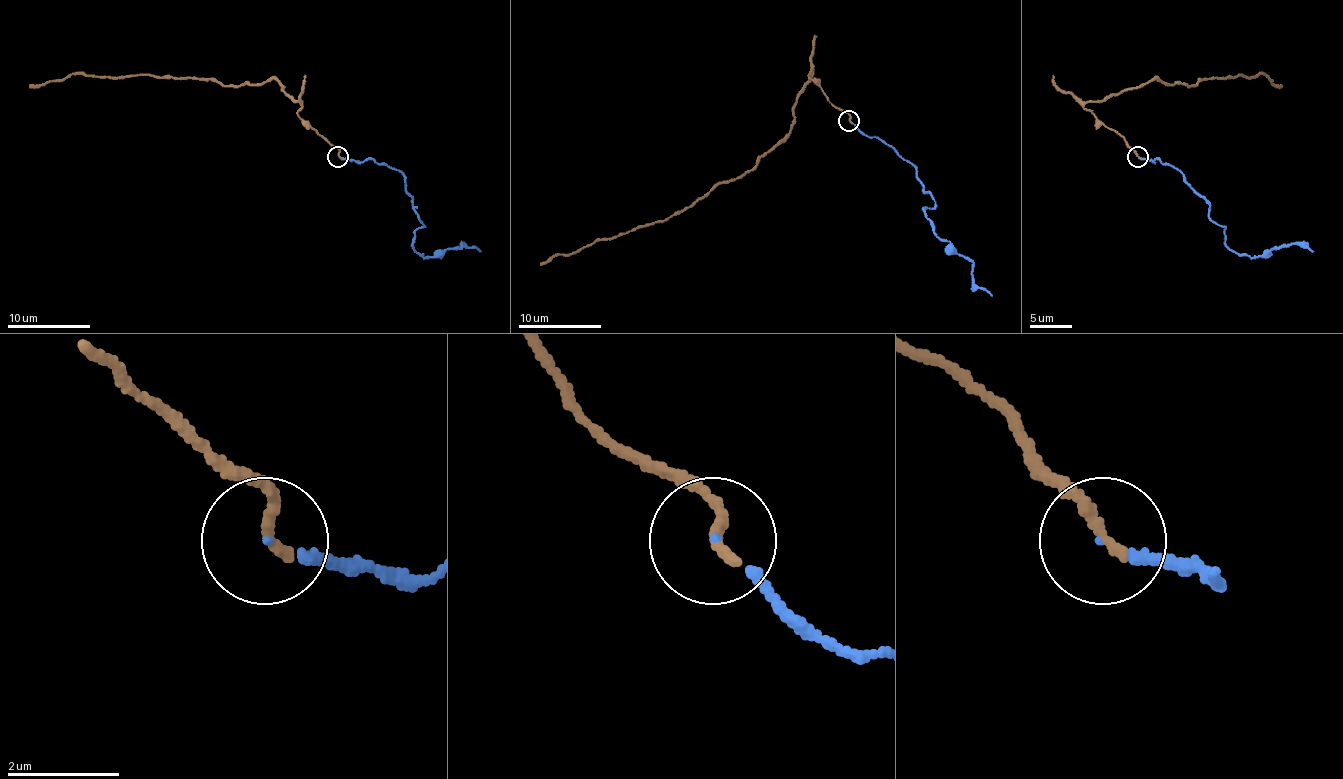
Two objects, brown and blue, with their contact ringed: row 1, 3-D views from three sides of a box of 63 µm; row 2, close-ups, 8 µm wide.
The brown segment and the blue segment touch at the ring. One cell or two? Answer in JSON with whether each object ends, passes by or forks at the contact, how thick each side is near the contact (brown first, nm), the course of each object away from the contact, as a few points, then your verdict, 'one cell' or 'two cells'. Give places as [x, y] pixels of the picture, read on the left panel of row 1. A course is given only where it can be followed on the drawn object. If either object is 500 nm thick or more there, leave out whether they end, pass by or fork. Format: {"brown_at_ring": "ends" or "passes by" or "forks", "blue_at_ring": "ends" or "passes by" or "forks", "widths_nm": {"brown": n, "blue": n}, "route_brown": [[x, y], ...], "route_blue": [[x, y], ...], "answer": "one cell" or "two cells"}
{"brown_at_ring": "ends", "blue_at_ring": "ends", "widths_nm": {"brown": 240, "blue": 60}, "route_brown": [[338, 156], [338, 149], [299, 116], [301, 101], [274, 78], [224, 85], [151, 74], [72, 74], [30, 87]], "route_blue": [[338, 156], [374, 160], [403, 176], [424, 224], [415, 231], [418, 254], [434, 258], [461, 243], [480, 251]], "answer": "one cell"}

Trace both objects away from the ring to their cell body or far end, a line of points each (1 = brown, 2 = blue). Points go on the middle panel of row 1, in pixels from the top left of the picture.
1: (849, 121), (810, 77), (812, 67), (793, 125), (749, 171), (716, 183), (662, 221), (597, 237), (541, 264)
2: (849, 121), (914, 167), (916, 179), (935, 204), (924, 208), (933, 231), (972, 262), (972, 281), (991, 296)

